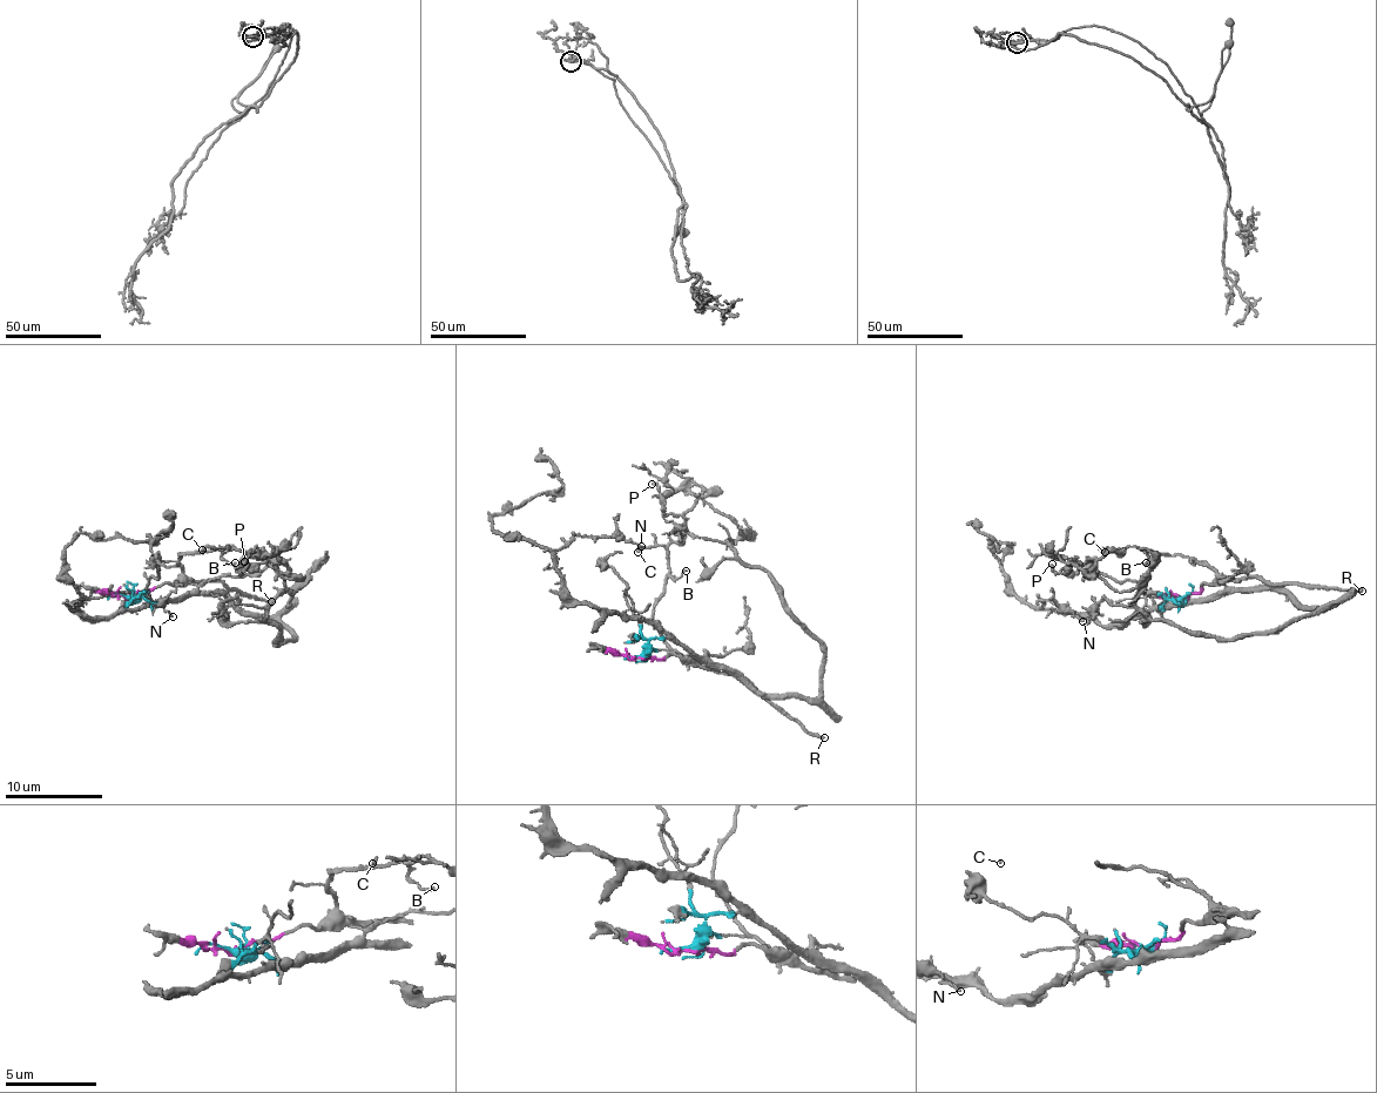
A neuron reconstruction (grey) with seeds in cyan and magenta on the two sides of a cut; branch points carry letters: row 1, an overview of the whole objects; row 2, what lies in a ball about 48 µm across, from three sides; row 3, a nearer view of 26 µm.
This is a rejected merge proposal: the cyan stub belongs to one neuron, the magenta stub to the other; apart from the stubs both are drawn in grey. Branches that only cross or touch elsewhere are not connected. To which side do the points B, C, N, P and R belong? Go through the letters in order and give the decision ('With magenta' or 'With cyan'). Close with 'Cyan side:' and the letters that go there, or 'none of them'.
B: With magenta
C: With magenta
N: With cyan
P: With magenta
R: With magenta
Cyan side: N

